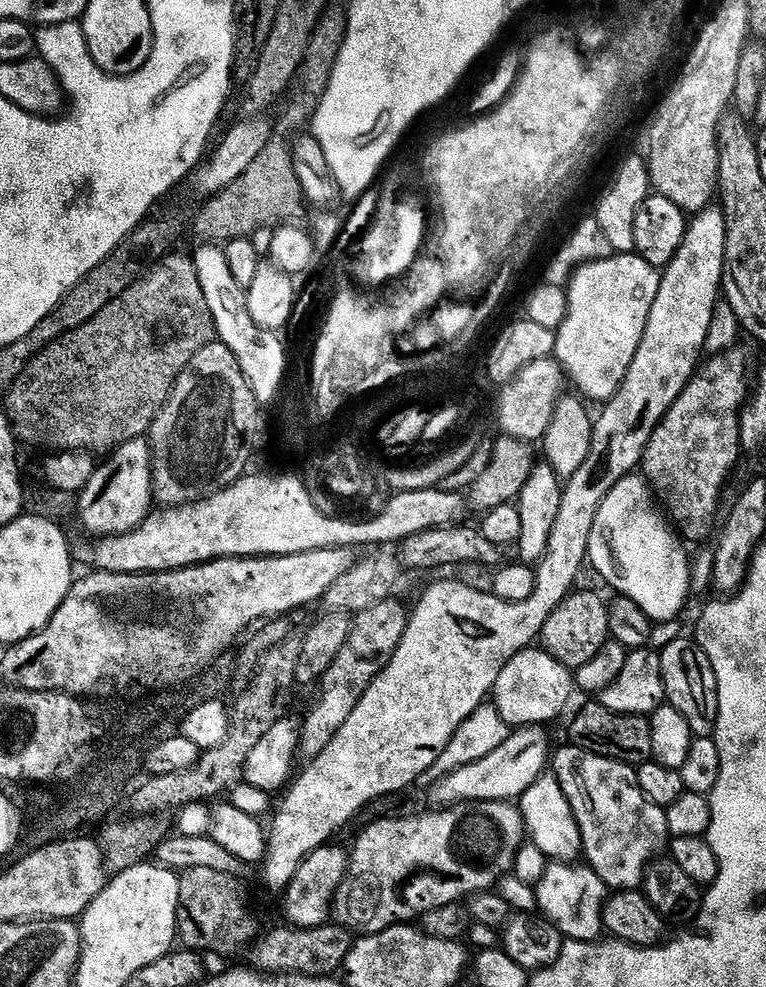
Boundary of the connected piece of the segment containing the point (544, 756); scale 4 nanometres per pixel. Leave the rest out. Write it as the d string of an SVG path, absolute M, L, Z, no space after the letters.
M521 725L513 729L490 754L479 755L476 762L469 761L461 765L458 771L468 772L468 776L476 776L476 780L485 779L484 784L488 784L488 792L480 792L480 796L456 796L456 799L460 804L518 800L518 797L535 784L544 768L549 767L552 745L548 742L547 732L543 725Z

